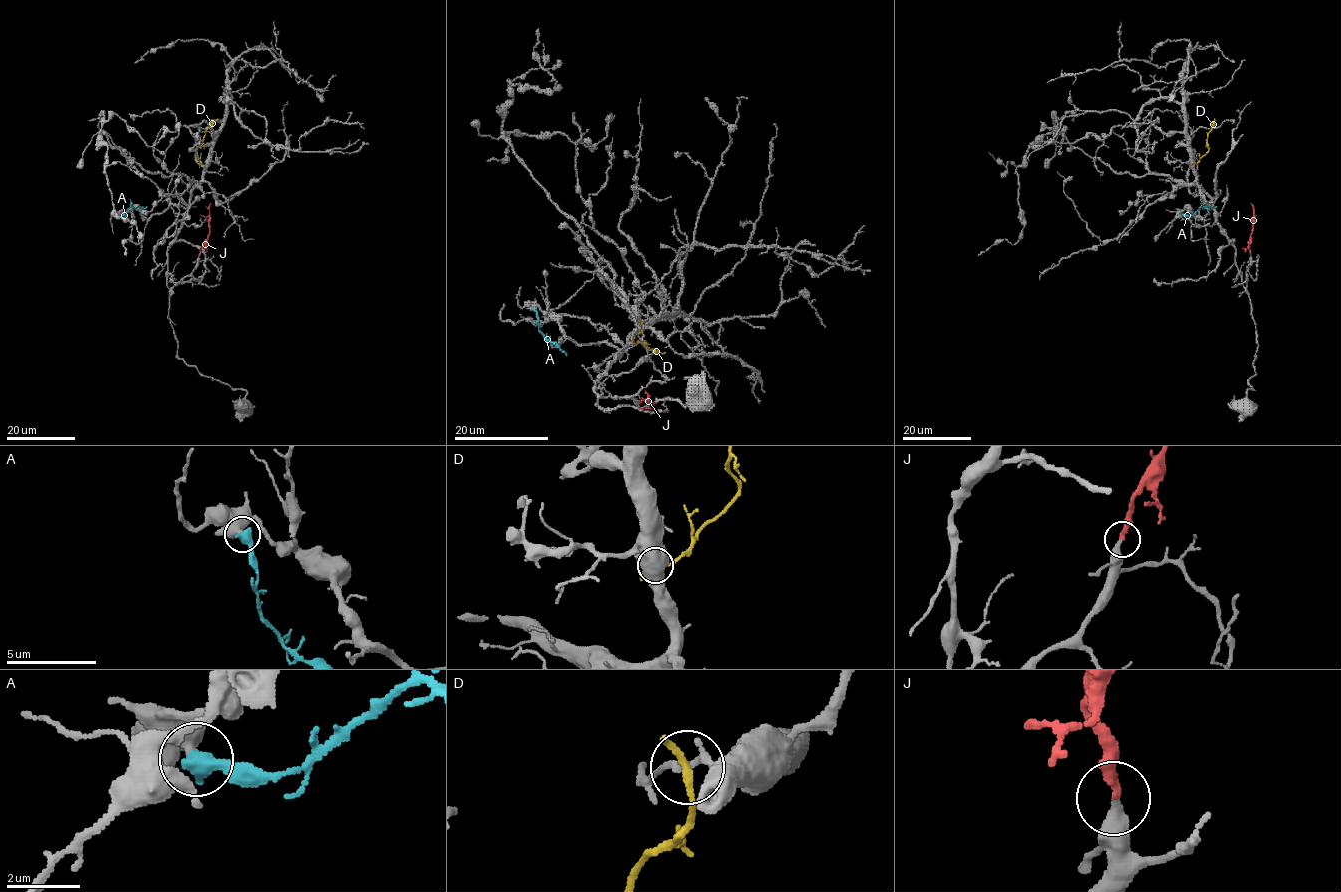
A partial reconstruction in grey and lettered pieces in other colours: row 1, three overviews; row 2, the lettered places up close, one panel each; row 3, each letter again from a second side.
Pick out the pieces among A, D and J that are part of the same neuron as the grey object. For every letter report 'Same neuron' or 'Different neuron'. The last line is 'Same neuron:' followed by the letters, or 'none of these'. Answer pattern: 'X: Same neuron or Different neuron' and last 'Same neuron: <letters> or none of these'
A: Different neuron
D: Different neuron
J: Same neuron
Same neuron: J

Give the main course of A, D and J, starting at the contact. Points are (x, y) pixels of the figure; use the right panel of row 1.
A: (1182, 214), (1190, 215), (1203, 207), (1211, 209), (1216, 206)
D: (1192, 164), (1208, 148), (1208, 132), (1214, 119)
J: (1251, 256), (1248, 244), (1251, 233), (1251, 203)

